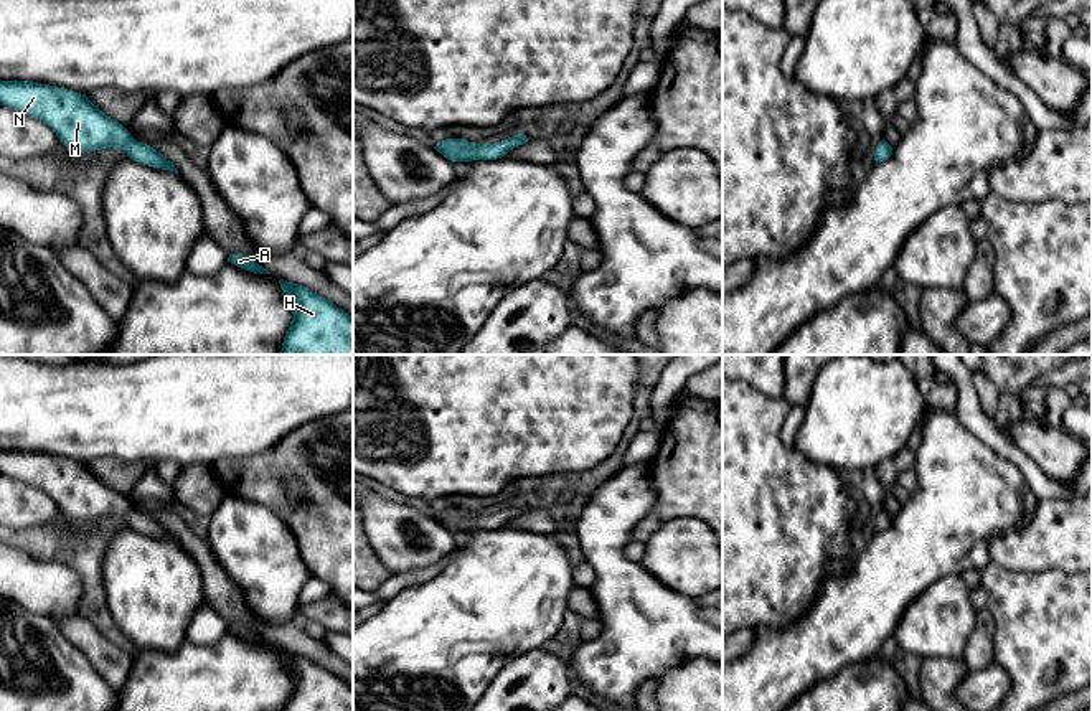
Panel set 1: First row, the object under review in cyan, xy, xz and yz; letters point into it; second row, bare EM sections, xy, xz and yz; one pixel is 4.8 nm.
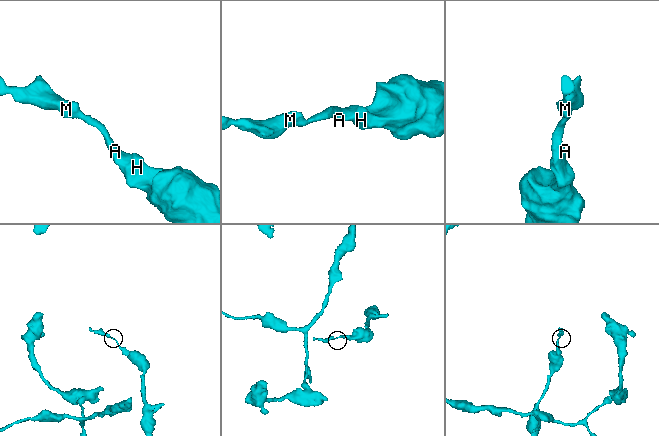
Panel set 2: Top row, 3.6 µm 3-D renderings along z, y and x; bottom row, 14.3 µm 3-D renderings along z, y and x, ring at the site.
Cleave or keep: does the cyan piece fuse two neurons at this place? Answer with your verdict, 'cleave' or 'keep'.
keep

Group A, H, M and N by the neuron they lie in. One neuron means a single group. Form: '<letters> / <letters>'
A H M N

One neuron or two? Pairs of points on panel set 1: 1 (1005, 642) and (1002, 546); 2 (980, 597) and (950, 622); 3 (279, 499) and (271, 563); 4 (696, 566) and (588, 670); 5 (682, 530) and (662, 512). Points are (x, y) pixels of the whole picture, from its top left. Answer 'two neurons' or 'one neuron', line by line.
1: two neurons
2: two neurons
3: two neurons
4: two neurons
5: two neurons

